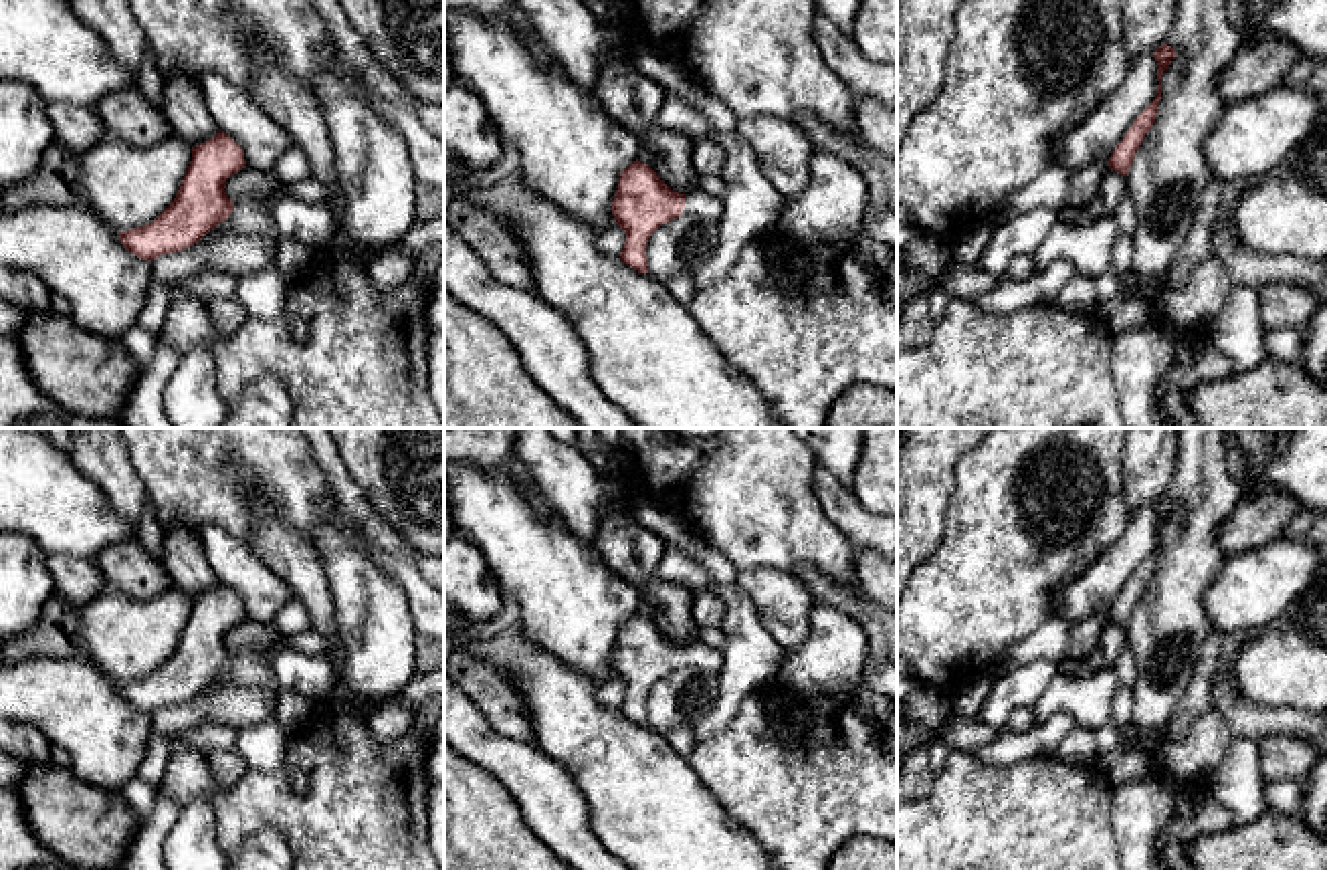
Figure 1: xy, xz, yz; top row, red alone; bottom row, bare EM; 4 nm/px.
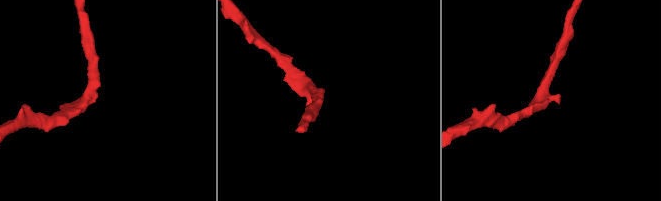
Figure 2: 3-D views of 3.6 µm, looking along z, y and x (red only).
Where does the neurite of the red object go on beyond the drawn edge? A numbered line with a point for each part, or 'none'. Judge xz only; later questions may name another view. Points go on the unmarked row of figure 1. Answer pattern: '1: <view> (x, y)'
1: xz (697, 655)

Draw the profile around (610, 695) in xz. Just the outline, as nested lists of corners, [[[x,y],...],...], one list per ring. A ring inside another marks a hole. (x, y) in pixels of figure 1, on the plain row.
[[[622,680],[604,682],[598,686],[596,696],[606,709],[620,711],[626,696],[626,684]]]

